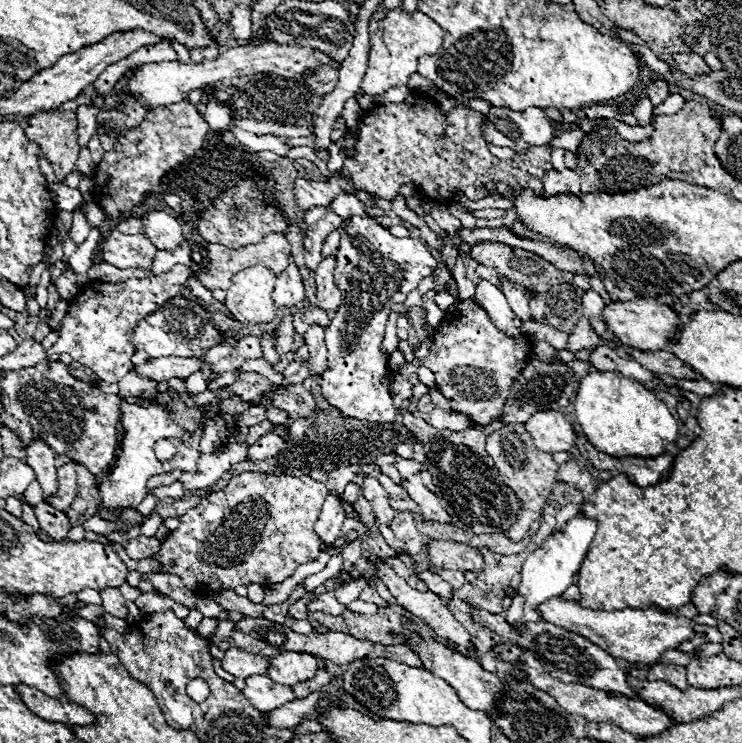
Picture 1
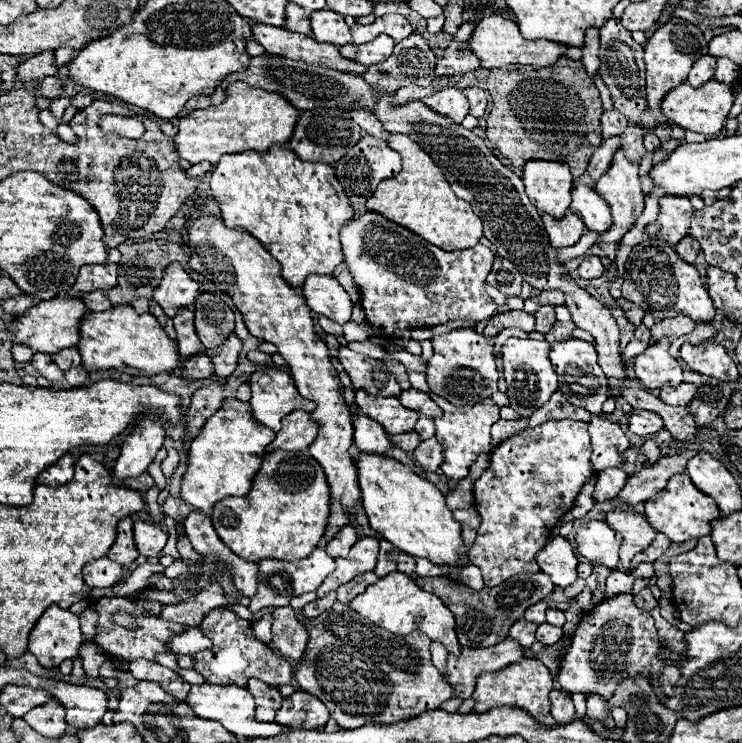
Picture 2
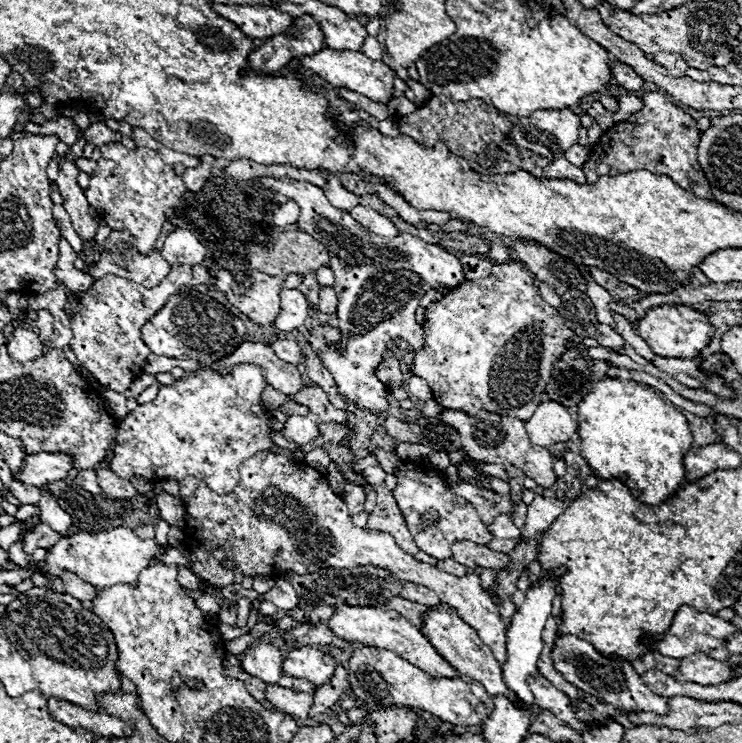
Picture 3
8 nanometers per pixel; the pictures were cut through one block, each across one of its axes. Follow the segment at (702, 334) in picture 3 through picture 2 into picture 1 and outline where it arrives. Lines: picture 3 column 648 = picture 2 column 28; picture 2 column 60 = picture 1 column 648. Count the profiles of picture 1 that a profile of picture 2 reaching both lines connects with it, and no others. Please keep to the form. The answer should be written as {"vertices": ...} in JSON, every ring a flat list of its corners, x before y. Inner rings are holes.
{"vertices":[[632,298,628,302,610,302,602,310,602,320,608,326,608,332,614,334,620,344,630,348,646,350,660,350,666,348,668,340,672,340,676,328,680,326,680,318,672,312,670,306,658,304,654,298]]}

